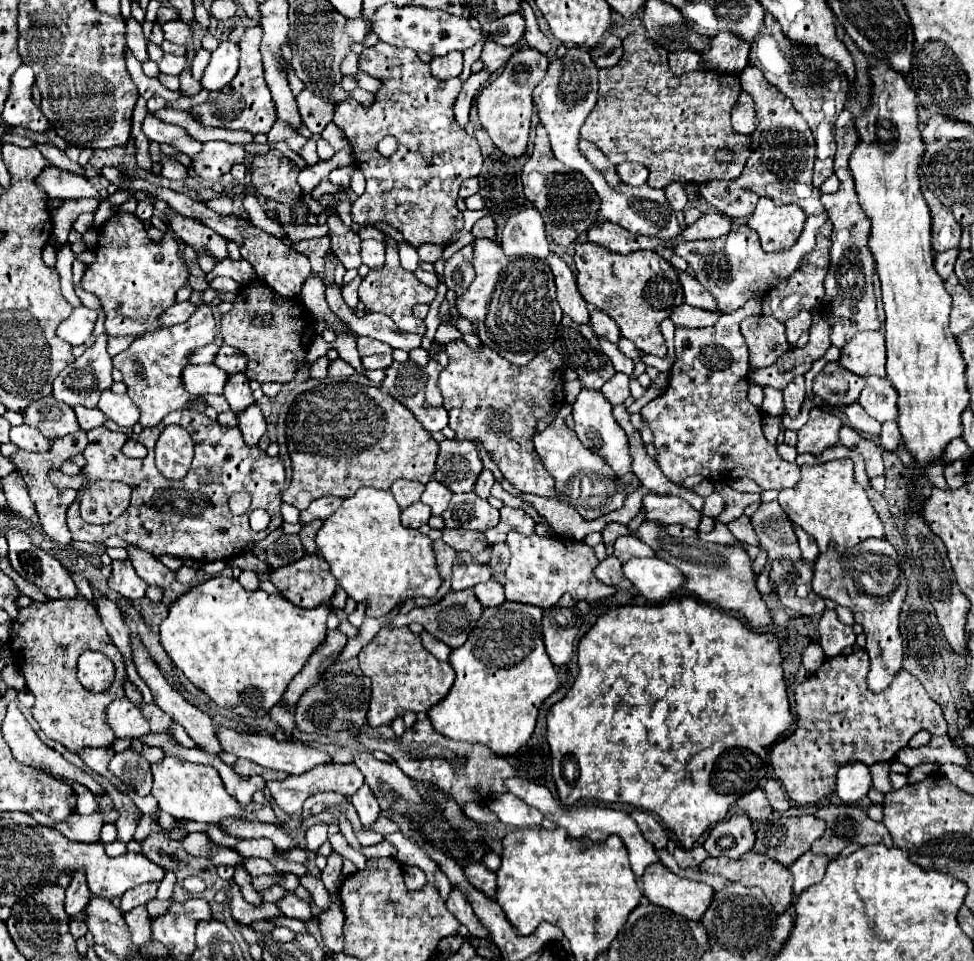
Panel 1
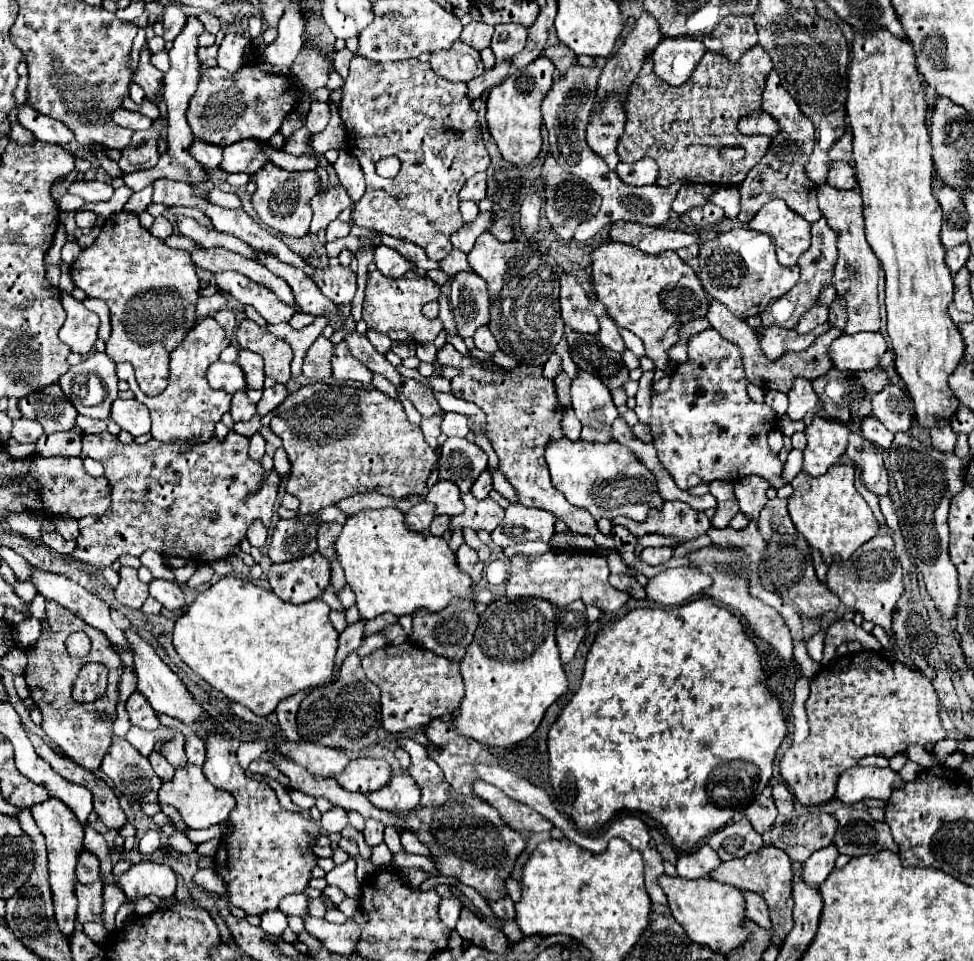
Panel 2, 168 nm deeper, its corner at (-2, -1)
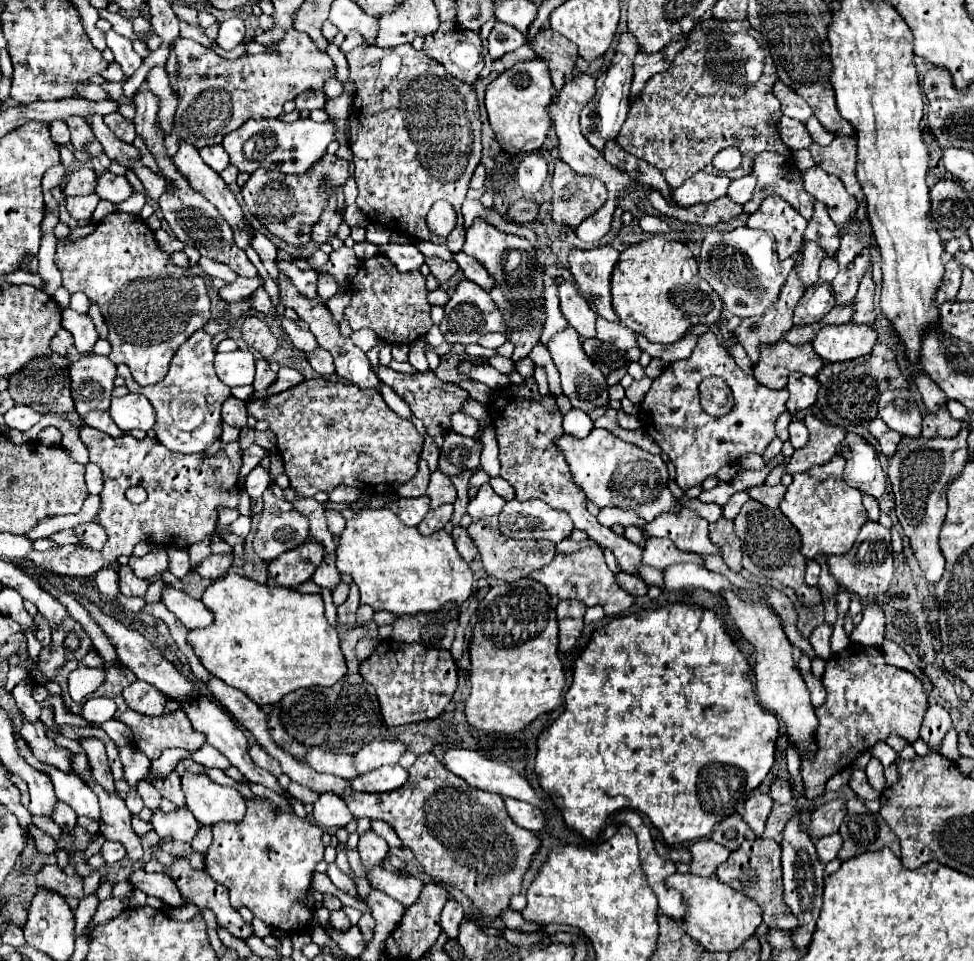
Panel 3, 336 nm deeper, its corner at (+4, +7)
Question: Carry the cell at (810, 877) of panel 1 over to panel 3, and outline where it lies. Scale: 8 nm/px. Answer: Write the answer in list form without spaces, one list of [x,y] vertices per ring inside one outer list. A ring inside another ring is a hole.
[[[831,834],[831,836],[825,836],[825,838],[819,838],[817,840],[817,854],[823,862],[831,862],[833,858],[837,858],[837,852],[841,850],[841,836],[839,834]]]

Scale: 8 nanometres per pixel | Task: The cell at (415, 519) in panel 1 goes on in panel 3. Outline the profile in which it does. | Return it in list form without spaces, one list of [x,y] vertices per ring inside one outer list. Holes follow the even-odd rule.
[[[427,496],[399,498],[397,506],[399,506],[399,520],[405,526],[417,526],[429,512],[429,498]]]

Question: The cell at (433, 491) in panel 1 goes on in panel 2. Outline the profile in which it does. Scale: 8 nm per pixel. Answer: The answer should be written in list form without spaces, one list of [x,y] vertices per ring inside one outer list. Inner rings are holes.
[[[439,480],[427,494],[427,502],[435,504],[435,512],[441,516],[441,514],[449,514],[449,516],[455,516],[455,514],[461,514],[465,510],[463,502],[461,502],[461,492],[459,488],[453,484],[453,482],[447,482],[447,480]]]

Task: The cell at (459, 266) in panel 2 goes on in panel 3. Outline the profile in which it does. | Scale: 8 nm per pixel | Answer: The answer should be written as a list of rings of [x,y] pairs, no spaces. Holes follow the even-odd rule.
[[[459,252],[453,256],[453,260],[459,264],[459,268],[463,270],[465,278],[469,278],[471,282],[477,282],[483,290],[491,290],[495,286],[493,278],[489,276],[489,272],[481,266],[481,262],[477,262],[475,258],[467,256],[465,252]]]

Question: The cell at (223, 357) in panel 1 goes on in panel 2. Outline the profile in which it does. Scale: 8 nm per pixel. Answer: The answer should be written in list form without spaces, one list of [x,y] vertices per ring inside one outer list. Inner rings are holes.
[[[239,350],[235,364],[239,364],[241,370],[245,372],[249,390],[263,390],[265,374],[263,374],[263,358],[259,354],[249,352],[249,350]]]

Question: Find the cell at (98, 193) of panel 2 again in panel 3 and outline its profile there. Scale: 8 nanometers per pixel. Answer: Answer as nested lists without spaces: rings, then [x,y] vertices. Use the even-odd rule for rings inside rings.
[[[109,170],[99,176],[95,192],[99,194],[99,198],[105,198],[105,200],[109,200],[113,204],[119,204],[119,202],[127,200],[131,194],[135,194],[133,186],[129,184],[129,180],[125,176],[111,174]]]

